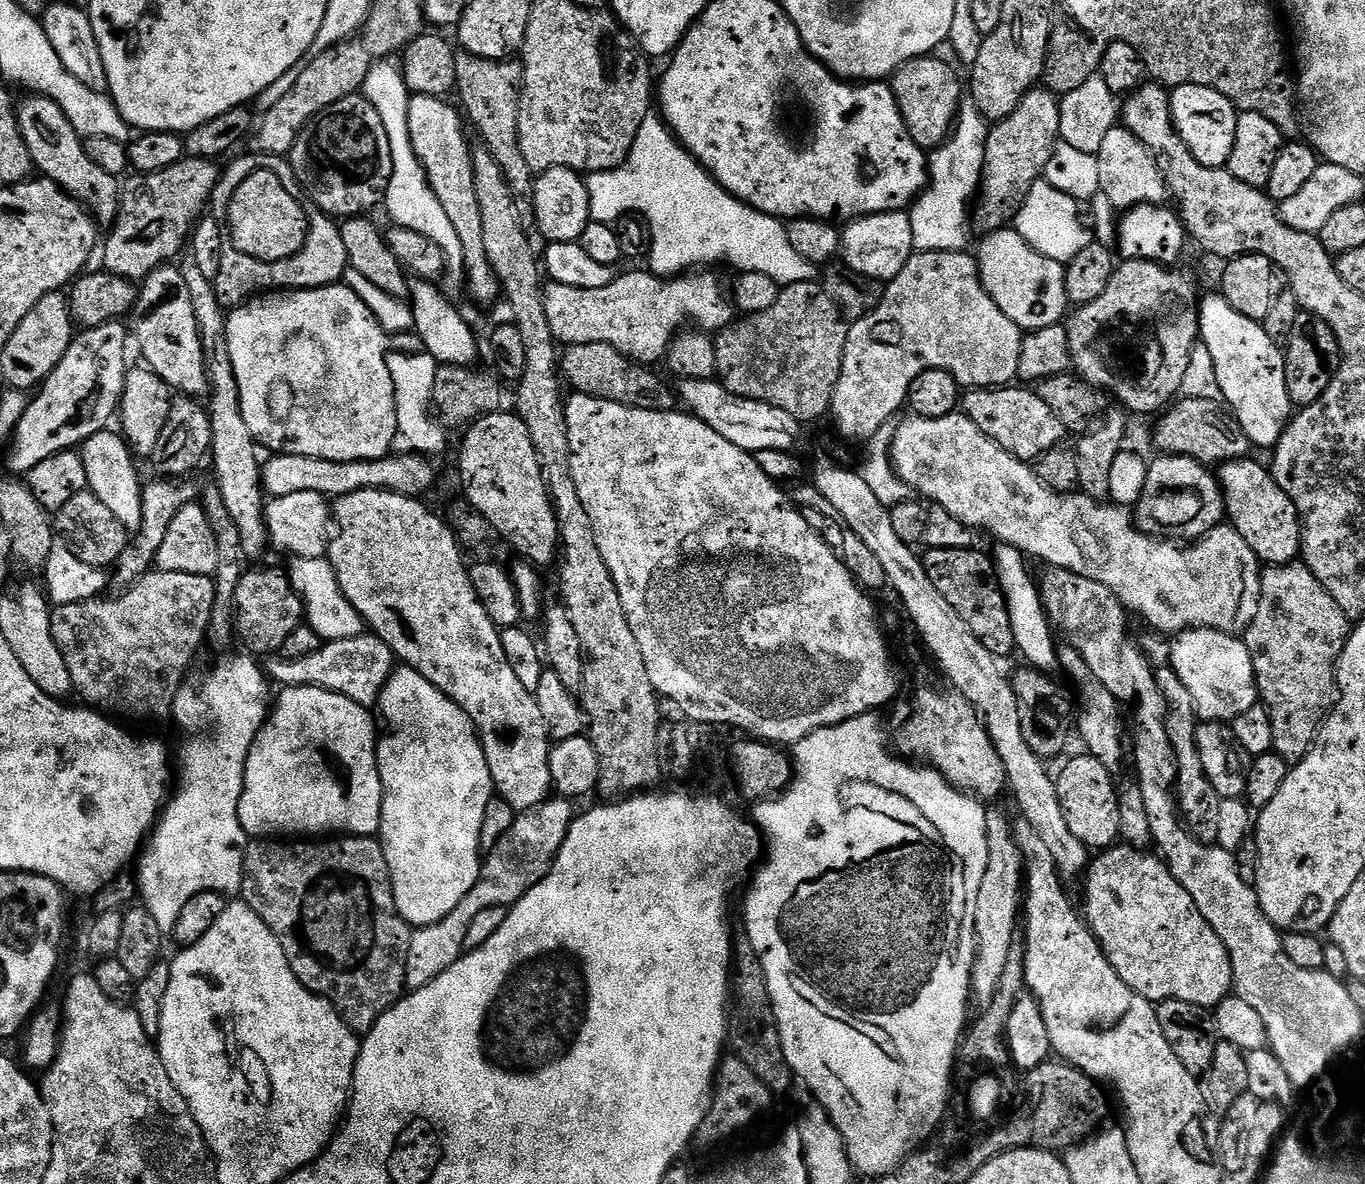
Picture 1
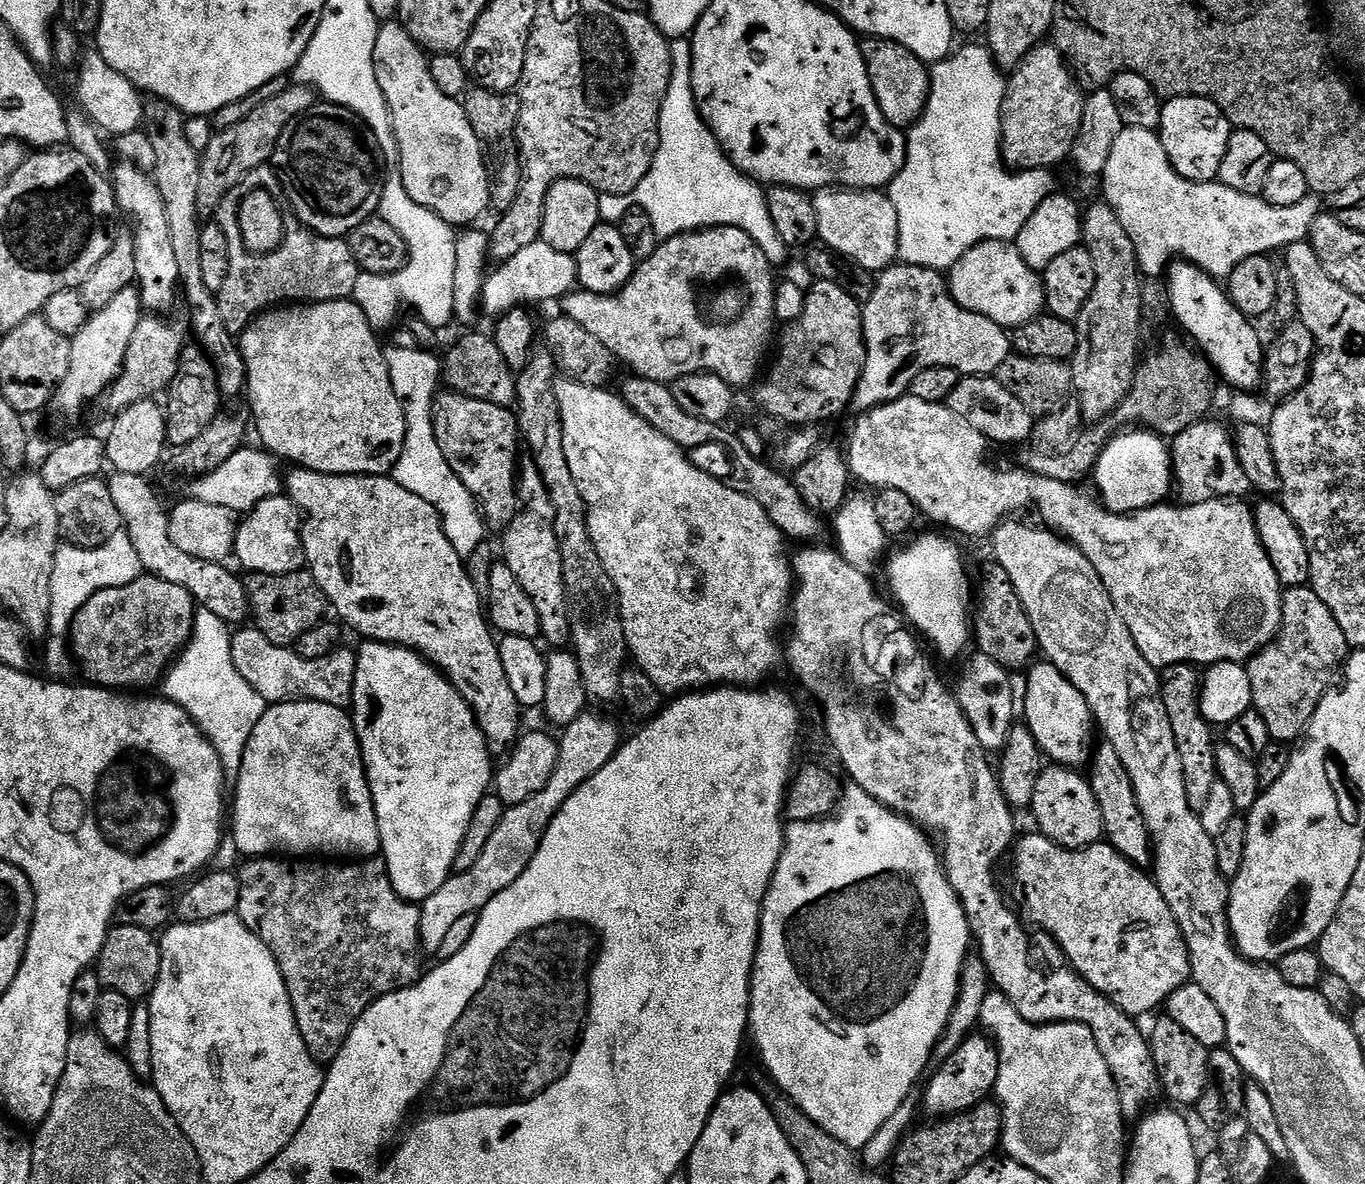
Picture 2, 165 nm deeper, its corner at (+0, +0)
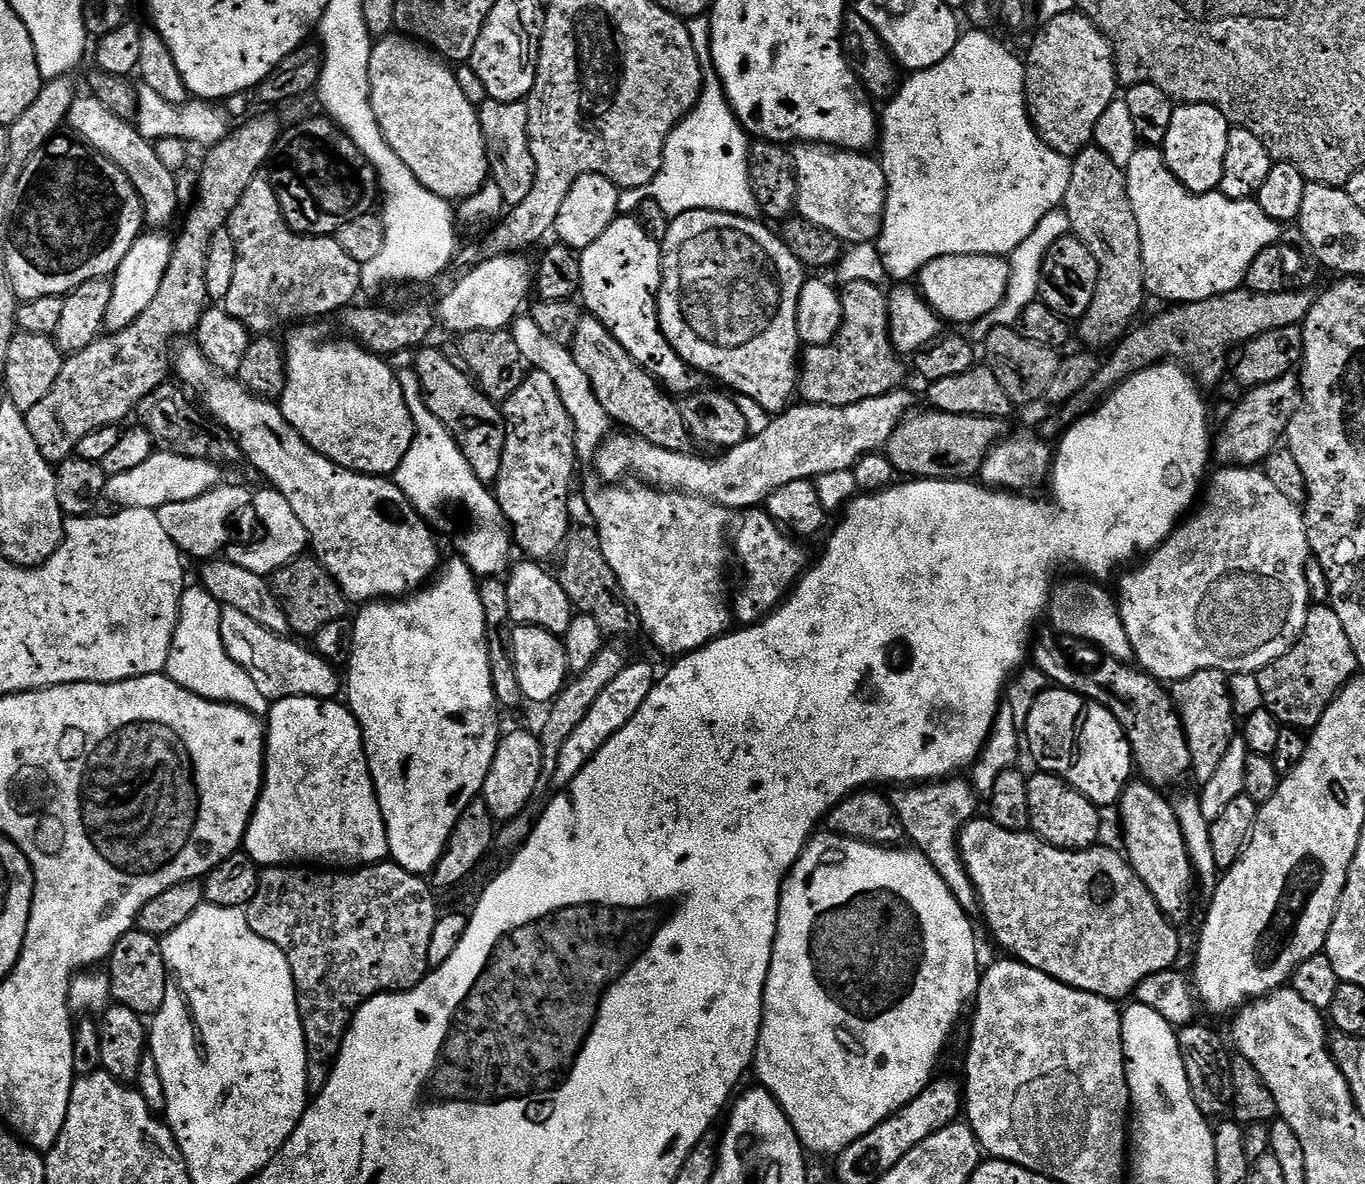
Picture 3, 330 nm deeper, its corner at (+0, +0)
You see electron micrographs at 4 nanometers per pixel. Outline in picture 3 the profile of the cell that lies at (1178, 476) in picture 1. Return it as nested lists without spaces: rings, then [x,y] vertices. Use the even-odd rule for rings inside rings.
[[[1296,374],[1279,376],[1266,386],[1247,389],[1243,395],[1240,405],[1229,414],[1220,437],[1217,440],[1215,437],[1214,440],[1215,459],[1217,456],[1220,459],[1219,463],[1224,466],[1260,466],[1270,453],[1276,451],[1278,445],[1285,439],[1290,422],[1300,405],[1300,377]]]

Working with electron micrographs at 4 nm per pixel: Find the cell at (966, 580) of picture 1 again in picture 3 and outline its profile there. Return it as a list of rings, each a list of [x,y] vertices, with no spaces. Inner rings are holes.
[[[1044,627],[1035,633],[1031,641],[1031,663],[1055,687],[1076,692],[1110,710],[1110,714],[1118,718],[1132,747],[1132,758],[1139,775],[1141,772],[1147,783],[1161,790],[1167,789],[1167,784],[1189,775],[1192,772],[1190,746],[1169,689],[1139,667],[1107,656],[1095,646],[1064,648],[1065,641],[1051,627]]]

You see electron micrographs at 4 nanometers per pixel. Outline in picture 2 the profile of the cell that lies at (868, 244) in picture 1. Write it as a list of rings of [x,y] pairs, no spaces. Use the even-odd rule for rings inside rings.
[[[863,188],[820,190],[812,196],[812,205],[818,218],[819,239],[839,256],[845,256],[873,274],[897,263],[900,254],[898,210],[894,210],[891,195]]]

